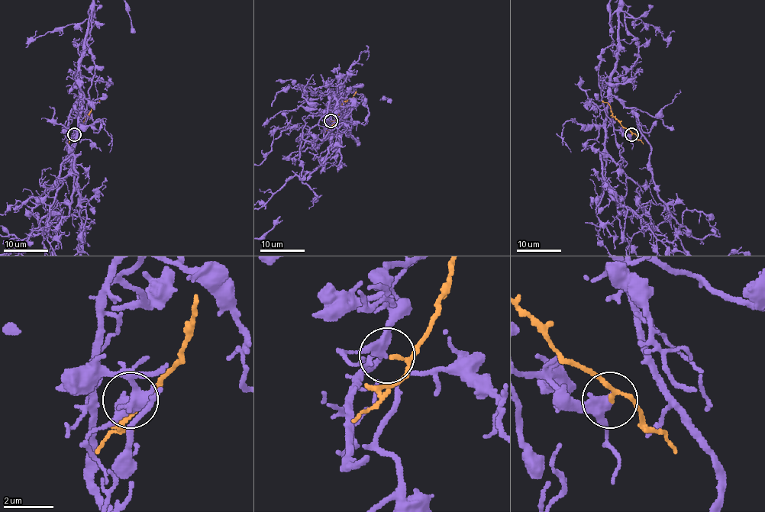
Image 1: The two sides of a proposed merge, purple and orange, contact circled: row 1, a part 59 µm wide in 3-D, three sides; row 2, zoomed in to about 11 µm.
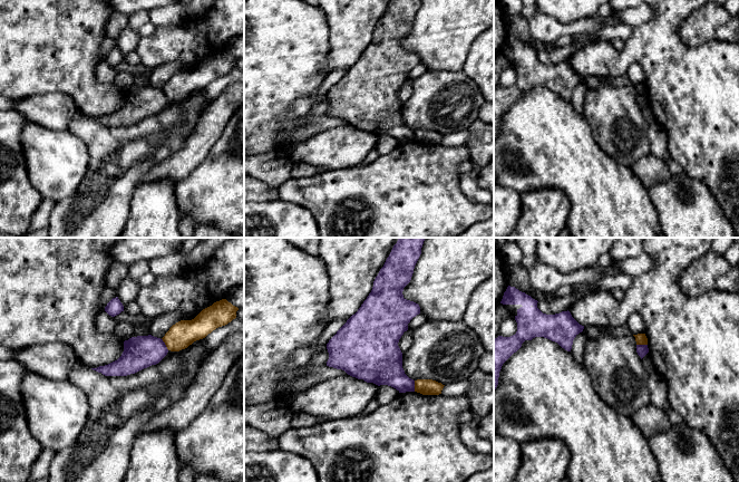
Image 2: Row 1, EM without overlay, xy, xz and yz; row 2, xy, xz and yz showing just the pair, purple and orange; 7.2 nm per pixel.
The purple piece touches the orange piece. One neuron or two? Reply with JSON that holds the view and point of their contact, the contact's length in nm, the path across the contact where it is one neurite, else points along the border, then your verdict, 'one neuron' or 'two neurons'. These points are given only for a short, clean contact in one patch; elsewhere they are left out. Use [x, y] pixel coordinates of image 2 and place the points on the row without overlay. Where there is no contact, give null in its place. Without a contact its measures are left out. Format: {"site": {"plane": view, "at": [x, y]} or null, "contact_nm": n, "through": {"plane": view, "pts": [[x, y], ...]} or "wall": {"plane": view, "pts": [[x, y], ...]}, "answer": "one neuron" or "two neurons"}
{"site": {"plane": "xy", "at": [164, 94]}, "contact_nm": 100, "wall": {"plane": "xy", "pts": [[162, 88], [168, 99]]}, "answer": "two neurons"}

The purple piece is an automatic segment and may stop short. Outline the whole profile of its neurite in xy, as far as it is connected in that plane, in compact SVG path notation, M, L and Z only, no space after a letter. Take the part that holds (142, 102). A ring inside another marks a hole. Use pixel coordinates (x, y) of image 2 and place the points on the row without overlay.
M152 85L132 87L124 91L124 102L117 110L91 119L105 126L127 126L158 114L167 103L161 88Z

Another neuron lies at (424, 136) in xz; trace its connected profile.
M432 129L415 131L415 142L422 145L439 145L445 135Z

